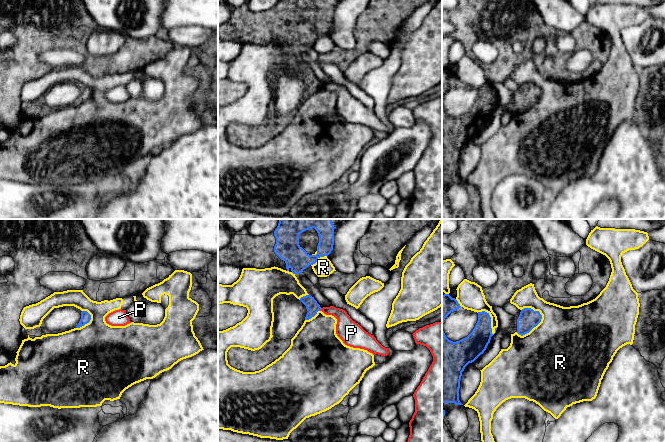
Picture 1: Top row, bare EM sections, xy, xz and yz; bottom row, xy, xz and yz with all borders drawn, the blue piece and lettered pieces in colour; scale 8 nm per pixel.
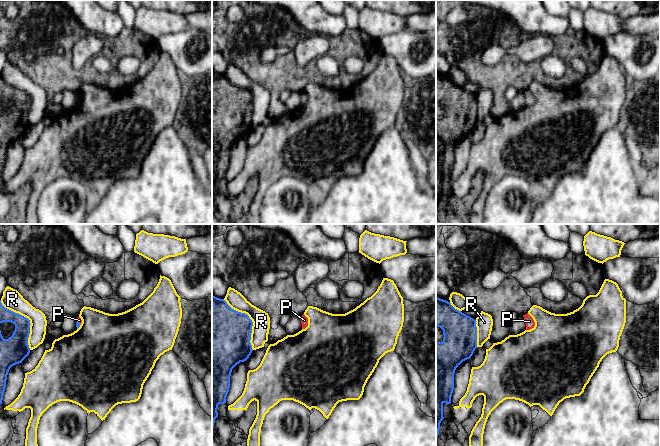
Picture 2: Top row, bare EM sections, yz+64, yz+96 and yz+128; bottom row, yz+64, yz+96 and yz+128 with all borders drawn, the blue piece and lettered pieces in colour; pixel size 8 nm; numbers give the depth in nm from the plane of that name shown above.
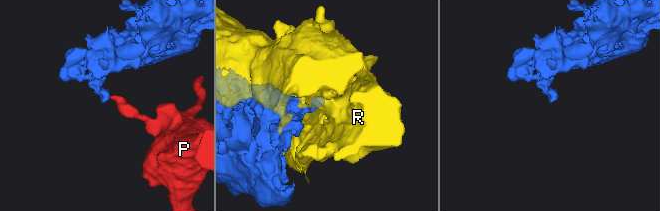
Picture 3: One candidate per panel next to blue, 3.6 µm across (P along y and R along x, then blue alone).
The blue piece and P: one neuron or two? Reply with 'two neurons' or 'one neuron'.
two neurons

